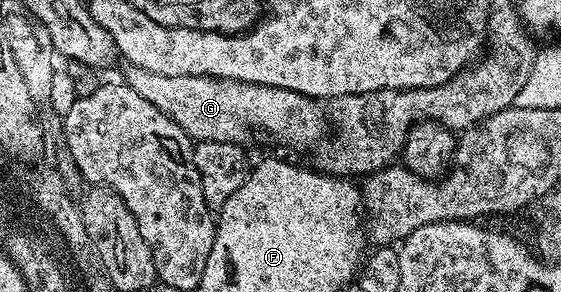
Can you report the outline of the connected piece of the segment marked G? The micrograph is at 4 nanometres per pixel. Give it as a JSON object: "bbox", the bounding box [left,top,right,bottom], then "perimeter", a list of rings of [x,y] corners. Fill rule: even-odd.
{"bbox":[124,67,327,149],"perimeter":[[[132,67],[126,68],[124,80],[151,107],[159,107],[163,115],[175,119],[179,127],[194,142],[218,141],[248,146],[257,125],[273,141],[294,145],[297,149],[309,149],[325,137],[327,113],[321,110],[322,102],[283,87],[267,87],[242,81],[222,81],[219,77],[196,77],[195,75],[155,75]]]}

